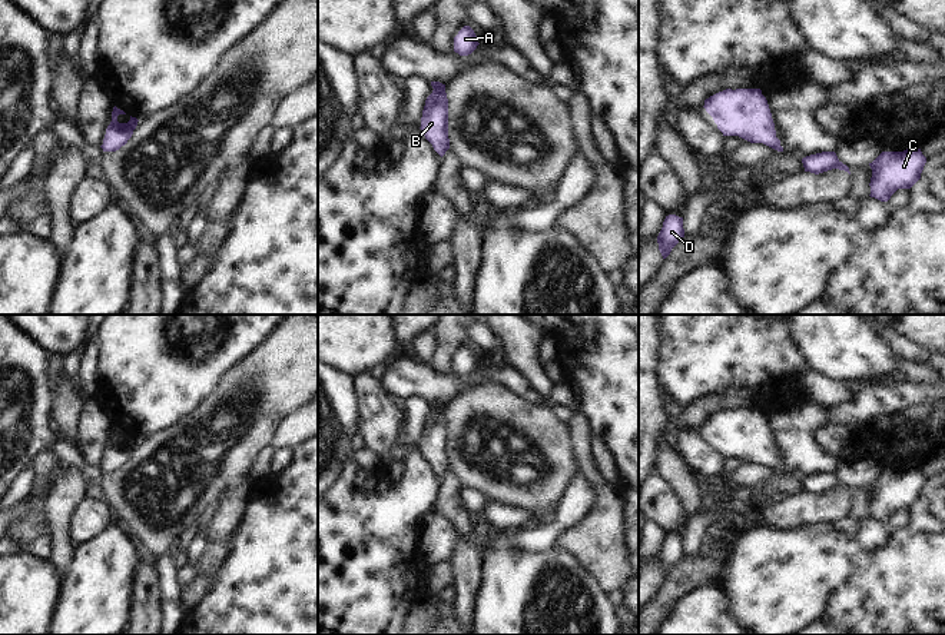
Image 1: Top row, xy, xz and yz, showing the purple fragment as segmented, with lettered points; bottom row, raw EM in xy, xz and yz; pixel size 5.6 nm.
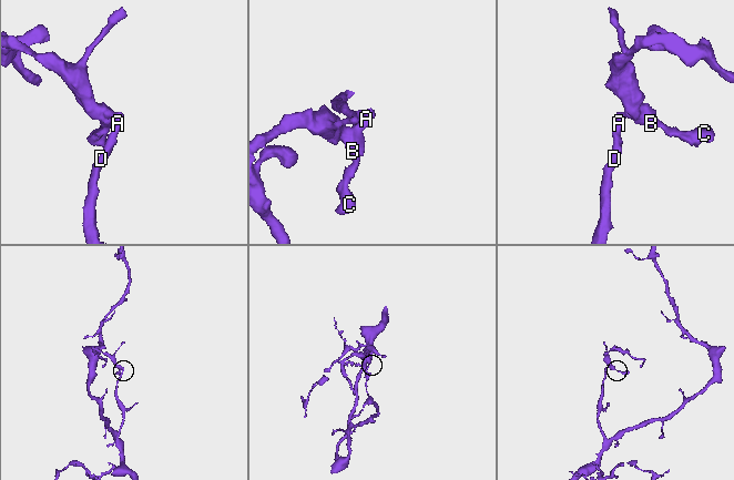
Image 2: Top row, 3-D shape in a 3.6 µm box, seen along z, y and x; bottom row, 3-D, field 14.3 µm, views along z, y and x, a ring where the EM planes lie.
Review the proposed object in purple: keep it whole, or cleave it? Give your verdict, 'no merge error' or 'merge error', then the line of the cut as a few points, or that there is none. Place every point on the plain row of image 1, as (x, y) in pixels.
no merge error; no cut

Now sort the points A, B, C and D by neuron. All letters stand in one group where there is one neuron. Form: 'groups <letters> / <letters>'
groups A B C D

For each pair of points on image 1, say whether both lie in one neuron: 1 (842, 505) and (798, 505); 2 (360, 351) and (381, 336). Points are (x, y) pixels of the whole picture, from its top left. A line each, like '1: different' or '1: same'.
1: same
2: same

